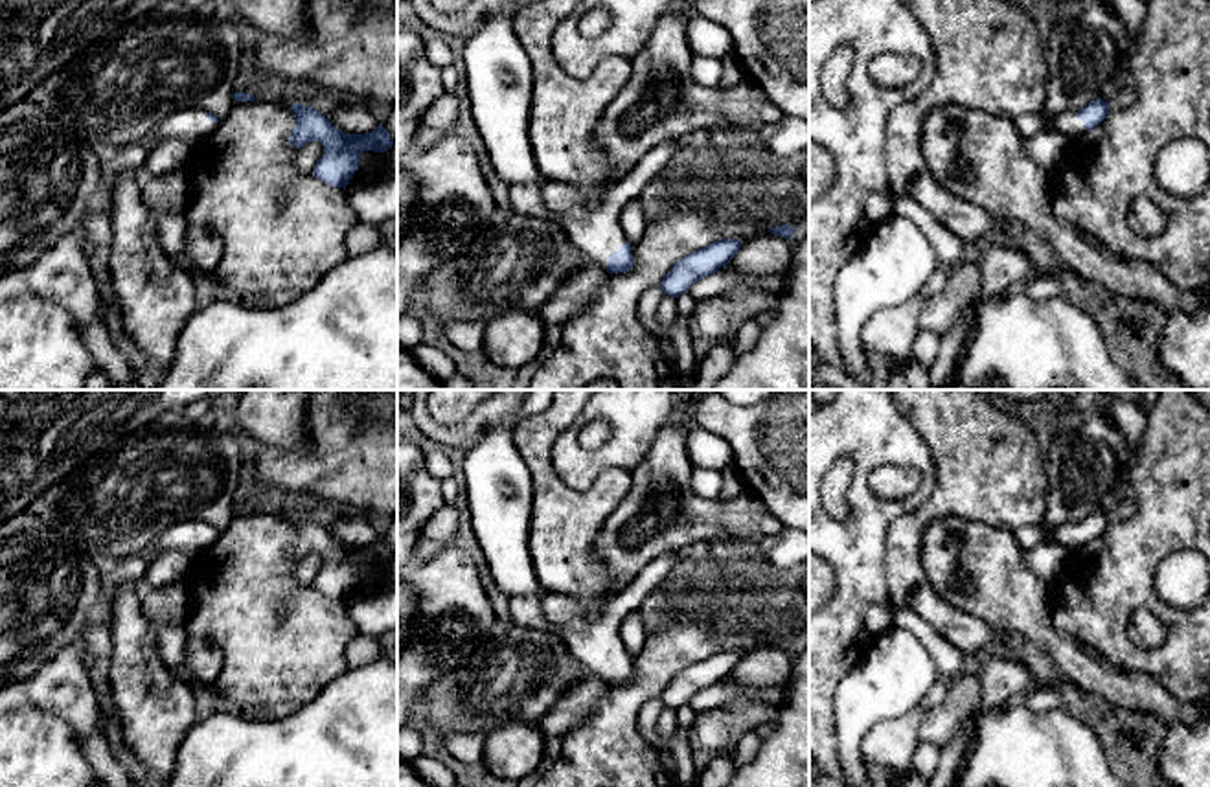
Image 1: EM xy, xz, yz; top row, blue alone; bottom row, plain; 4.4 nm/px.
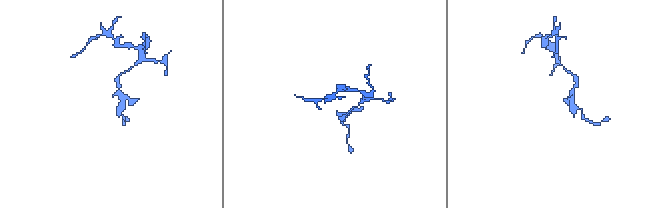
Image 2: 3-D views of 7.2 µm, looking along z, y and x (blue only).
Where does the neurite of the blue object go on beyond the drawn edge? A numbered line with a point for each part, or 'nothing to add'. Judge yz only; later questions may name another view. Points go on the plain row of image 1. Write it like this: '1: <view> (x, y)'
1: yz (1069, 537)

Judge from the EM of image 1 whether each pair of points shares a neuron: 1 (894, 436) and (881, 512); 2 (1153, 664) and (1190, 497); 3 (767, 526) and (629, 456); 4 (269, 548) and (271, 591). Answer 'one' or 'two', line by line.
1: one
2: one
3: two
4: one

